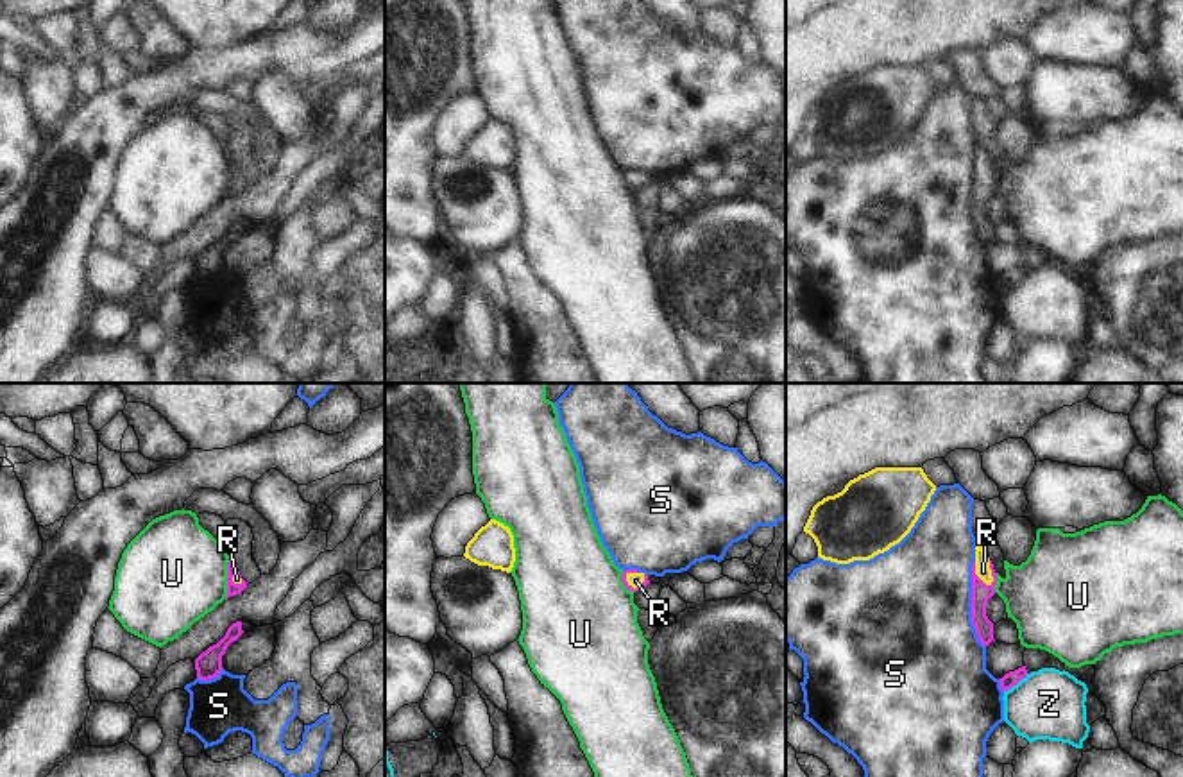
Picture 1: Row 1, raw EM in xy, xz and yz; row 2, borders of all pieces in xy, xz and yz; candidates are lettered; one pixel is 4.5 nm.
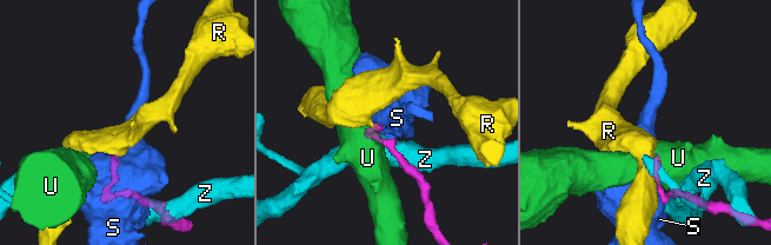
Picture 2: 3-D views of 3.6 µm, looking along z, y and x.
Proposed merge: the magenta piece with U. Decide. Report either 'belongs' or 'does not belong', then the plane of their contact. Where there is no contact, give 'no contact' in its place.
does not belong | xy

